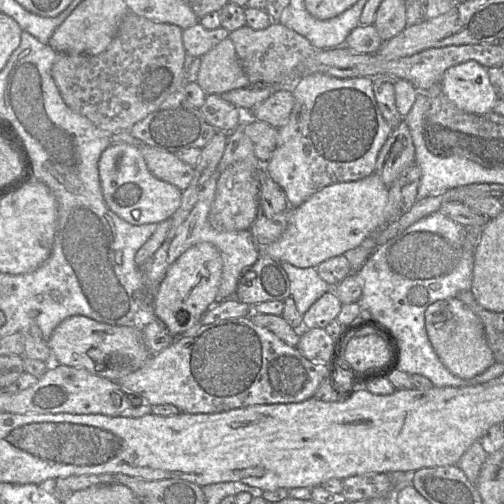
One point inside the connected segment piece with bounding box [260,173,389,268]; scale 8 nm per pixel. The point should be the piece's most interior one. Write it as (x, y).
(336, 219)

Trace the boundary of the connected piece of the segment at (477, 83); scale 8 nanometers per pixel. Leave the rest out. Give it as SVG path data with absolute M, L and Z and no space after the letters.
M467 61L449 68L437 88L459 109L486 115L500 96L489 80L488 70L475 61Z

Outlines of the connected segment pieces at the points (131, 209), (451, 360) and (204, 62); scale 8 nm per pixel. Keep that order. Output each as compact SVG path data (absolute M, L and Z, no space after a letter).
M111 143L101 154L98 169L107 206L130 224L160 223L170 219L181 205L182 190L155 177L136 146Z
M447 298L429 305L425 311L425 327L435 353L453 375L470 379L495 363L481 320L458 298Z
M229 37L201 57L196 82L206 94L219 95L251 84Z

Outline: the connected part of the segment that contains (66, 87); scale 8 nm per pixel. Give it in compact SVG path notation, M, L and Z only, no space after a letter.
M129 12L121 21L118 32L110 46L102 53L96 56L84 54L57 53L53 63L51 75L60 91L64 102L75 112L85 116L98 128L107 131L110 134L121 131L130 131L132 126L144 119L147 115L159 108L159 106L186 81L184 61L186 50L183 45L183 29L175 24L155 22L145 17Z

